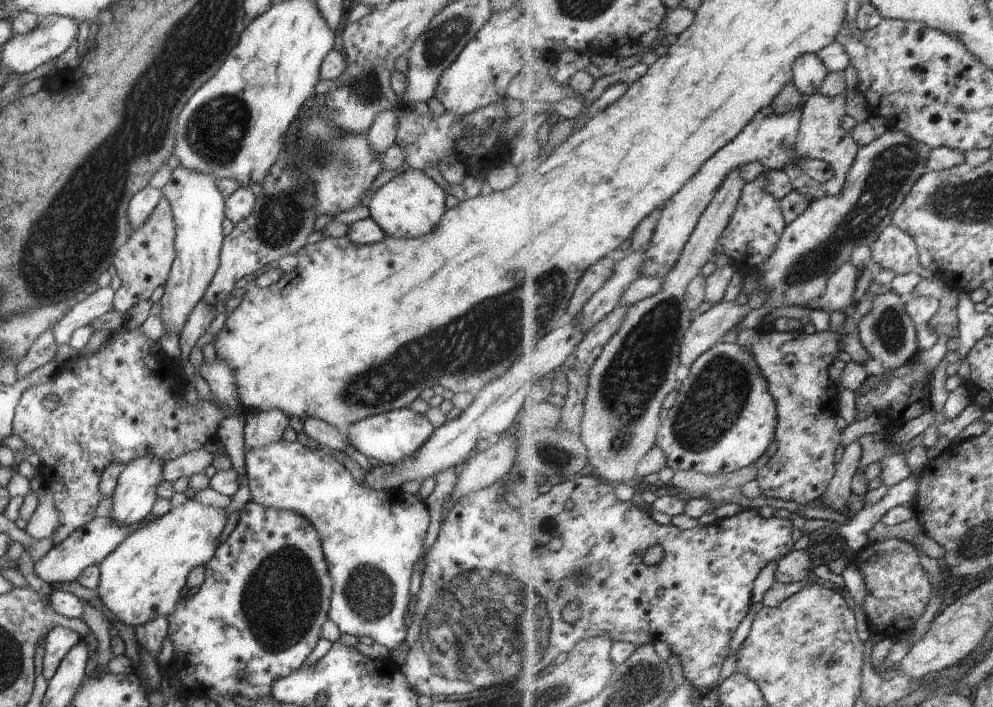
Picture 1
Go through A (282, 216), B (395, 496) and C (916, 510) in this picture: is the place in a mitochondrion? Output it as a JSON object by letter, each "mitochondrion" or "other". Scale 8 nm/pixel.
{"A":"mitochondrion","B":"other","C":"other"}

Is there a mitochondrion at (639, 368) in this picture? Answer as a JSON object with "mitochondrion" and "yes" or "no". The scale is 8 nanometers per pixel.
{"mitochondrion":"yes"}

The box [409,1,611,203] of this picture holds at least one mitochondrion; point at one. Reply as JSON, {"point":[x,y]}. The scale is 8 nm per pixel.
{"point":[442,41]}

